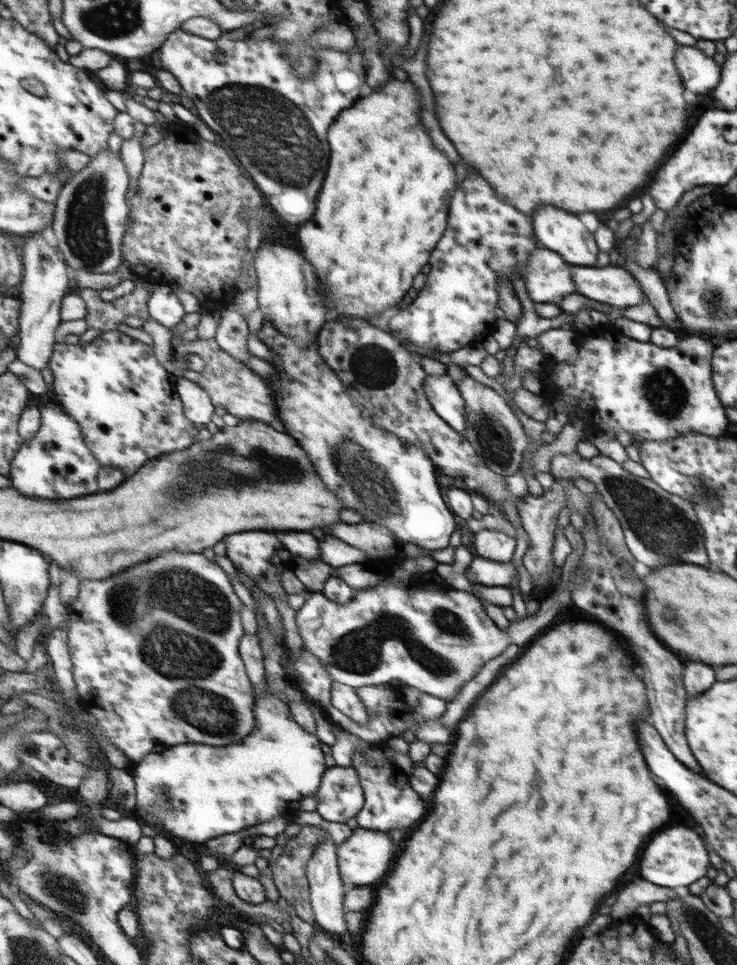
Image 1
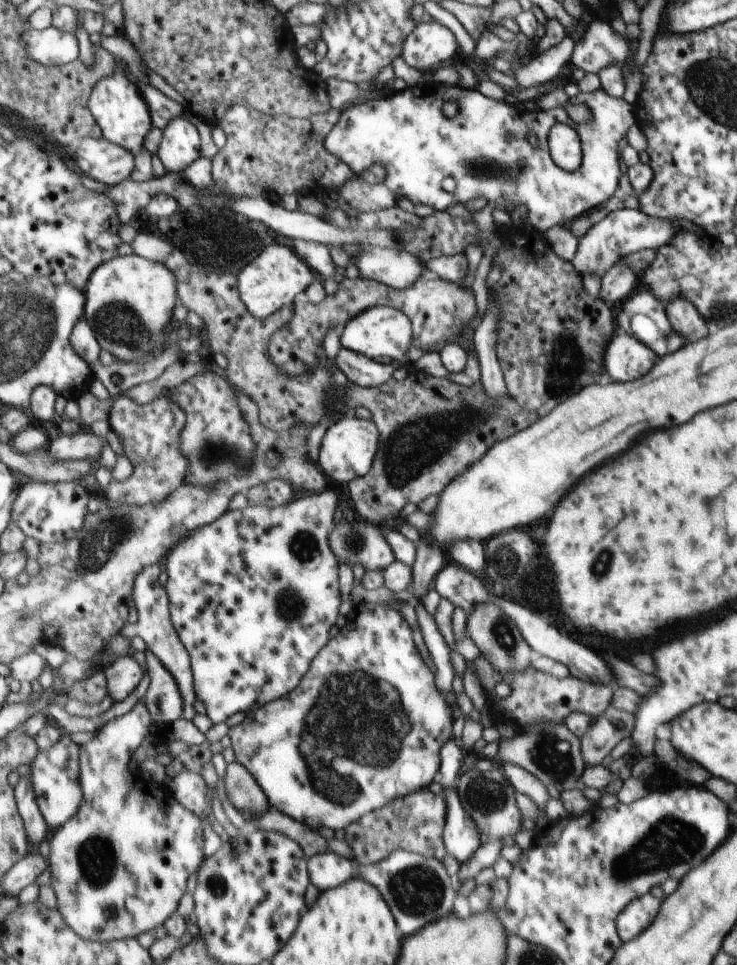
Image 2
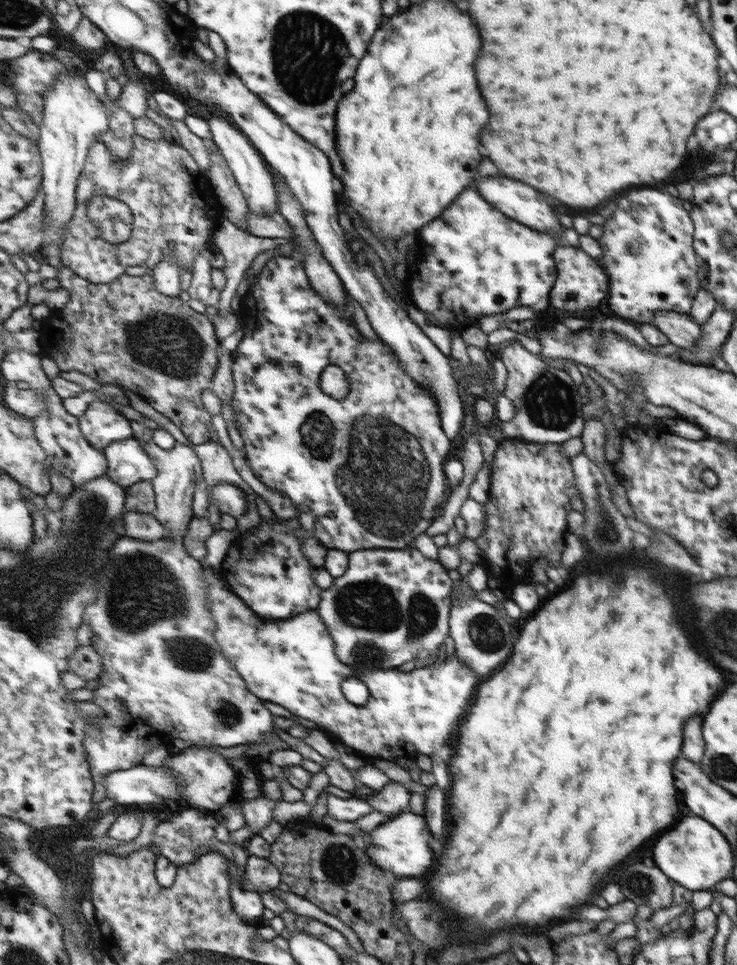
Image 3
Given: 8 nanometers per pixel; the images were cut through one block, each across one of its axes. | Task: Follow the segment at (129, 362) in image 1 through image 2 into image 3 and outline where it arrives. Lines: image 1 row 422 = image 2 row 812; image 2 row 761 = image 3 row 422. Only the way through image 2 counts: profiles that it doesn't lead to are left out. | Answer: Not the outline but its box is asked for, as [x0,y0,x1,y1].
[81,399,134,451]

